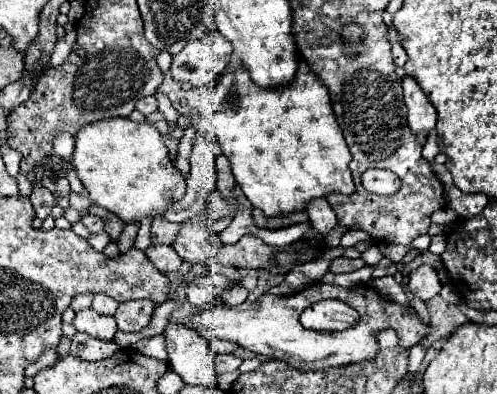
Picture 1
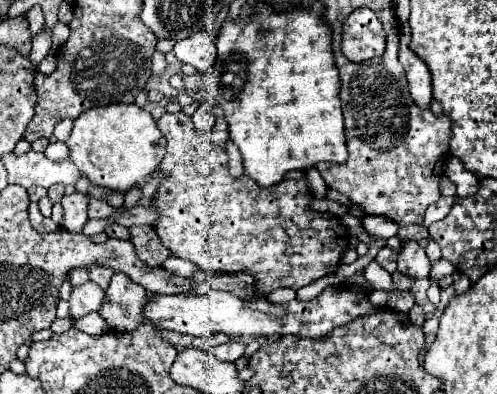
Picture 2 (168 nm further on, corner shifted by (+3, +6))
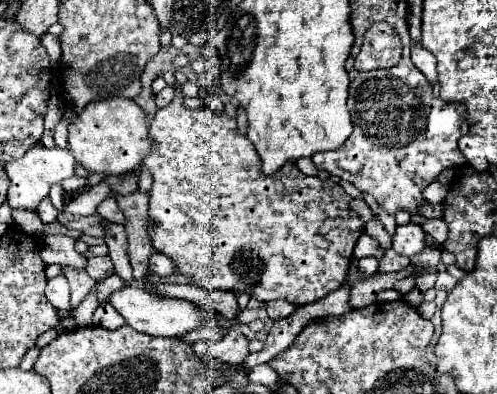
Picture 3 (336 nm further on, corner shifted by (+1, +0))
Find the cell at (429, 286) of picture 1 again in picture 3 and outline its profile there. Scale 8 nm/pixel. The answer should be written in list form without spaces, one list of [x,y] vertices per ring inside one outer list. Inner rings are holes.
[[[406,223],[406,225],[398,225],[394,239],[392,239],[392,247],[406,257],[412,257],[416,253],[422,251],[422,247],[426,245],[424,241],[424,231],[420,225],[414,223]]]

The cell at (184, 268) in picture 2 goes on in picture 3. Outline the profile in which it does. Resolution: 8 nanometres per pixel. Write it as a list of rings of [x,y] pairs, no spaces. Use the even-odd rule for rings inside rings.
[[[154,251],[150,255],[150,271],[154,271],[156,275],[160,277],[166,277],[166,275],[174,275],[174,267],[172,267],[172,259]]]

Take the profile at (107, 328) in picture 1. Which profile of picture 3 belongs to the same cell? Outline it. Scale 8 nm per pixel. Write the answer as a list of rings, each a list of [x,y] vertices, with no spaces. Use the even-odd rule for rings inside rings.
[[[62,265],[62,275],[70,283],[70,303],[72,303],[72,307],[76,307],[88,295],[90,287],[94,287],[96,281],[84,269],[74,269],[74,267],[66,267],[66,265]]]

